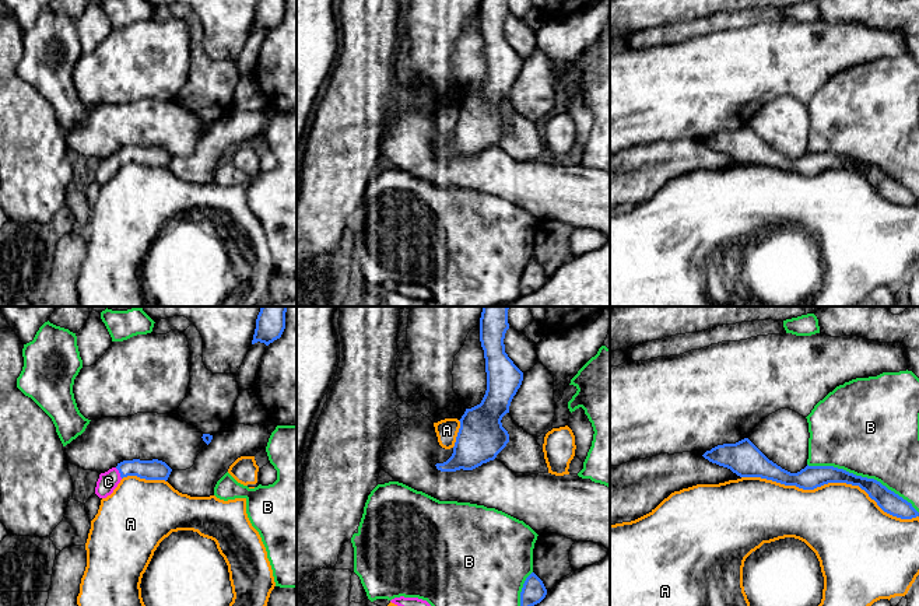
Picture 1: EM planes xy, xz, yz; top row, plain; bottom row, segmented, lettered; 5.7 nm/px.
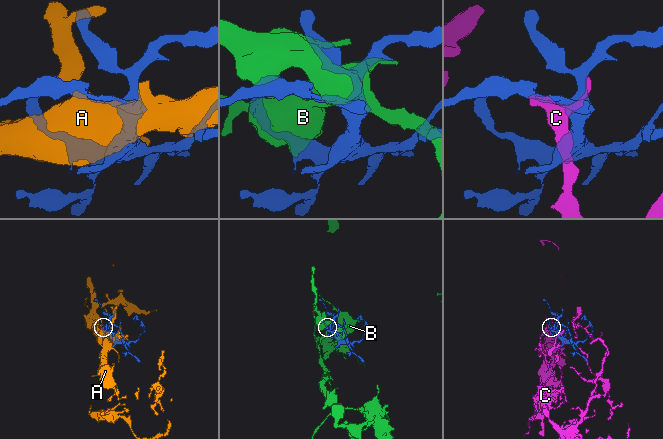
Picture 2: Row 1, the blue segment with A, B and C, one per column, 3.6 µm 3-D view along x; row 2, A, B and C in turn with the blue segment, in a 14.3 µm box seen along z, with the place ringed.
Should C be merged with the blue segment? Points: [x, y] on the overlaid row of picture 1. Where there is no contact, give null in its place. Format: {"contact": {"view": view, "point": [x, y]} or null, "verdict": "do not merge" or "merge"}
{"contact": {"view": "xy", "point": [119, 472]}, "verdict": "merge"}

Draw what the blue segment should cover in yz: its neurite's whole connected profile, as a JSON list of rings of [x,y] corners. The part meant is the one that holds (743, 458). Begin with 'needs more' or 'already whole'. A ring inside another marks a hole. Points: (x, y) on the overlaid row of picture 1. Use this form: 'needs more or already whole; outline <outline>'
already whole; outline [[[748,438],[736,444],[718,445],[702,456],[712,463],[730,469],[740,477],[761,477],[803,490],[814,490],[828,483],[859,486],[884,512],[901,519],[919,516],[911,502],[874,479],[856,476],[834,466],[807,465],[800,472],[790,473],[769,460]]]

